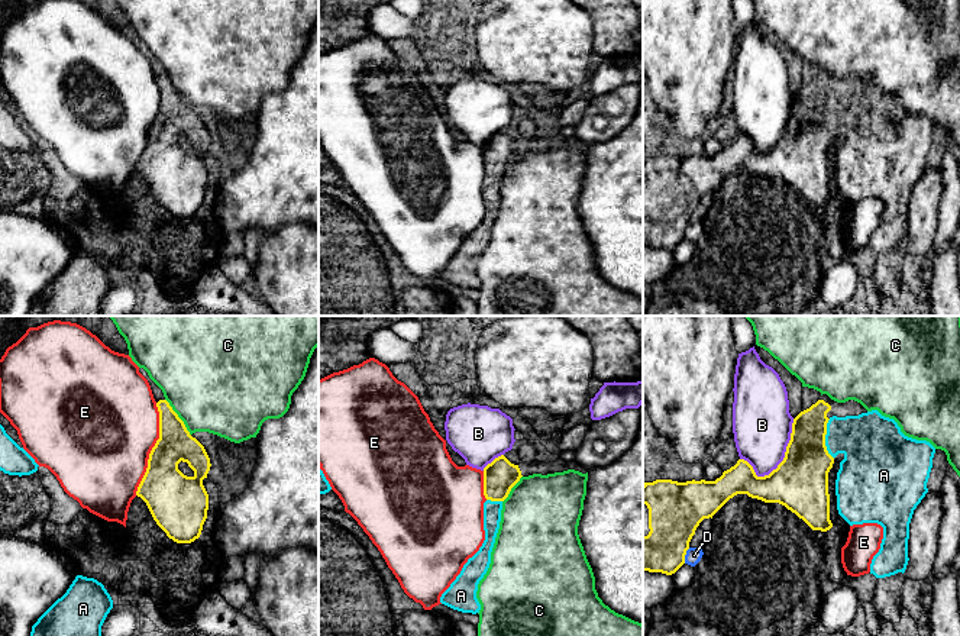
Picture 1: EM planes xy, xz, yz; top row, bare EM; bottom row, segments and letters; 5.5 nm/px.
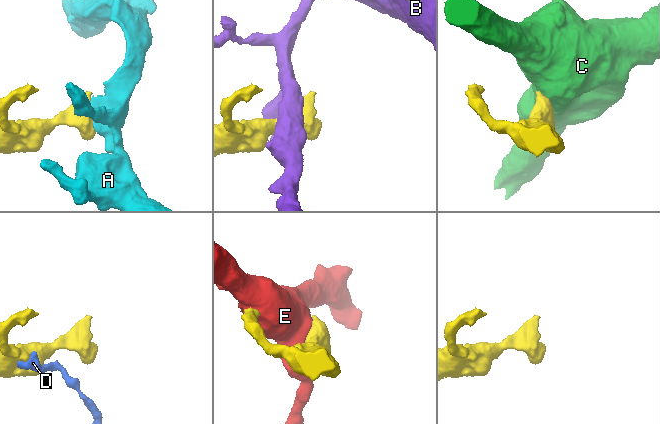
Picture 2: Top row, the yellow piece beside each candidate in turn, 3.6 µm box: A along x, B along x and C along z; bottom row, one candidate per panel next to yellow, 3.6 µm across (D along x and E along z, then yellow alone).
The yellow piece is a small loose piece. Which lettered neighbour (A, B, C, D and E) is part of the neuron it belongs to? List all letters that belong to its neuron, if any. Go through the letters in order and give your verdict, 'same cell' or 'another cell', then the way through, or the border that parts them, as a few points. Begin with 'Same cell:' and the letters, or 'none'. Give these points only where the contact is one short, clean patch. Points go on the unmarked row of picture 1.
Same cell: A
A: same cell
B: another cell
C: another cell | along xy (165, 74), (190, 110)
D: another cell
E: another cell

